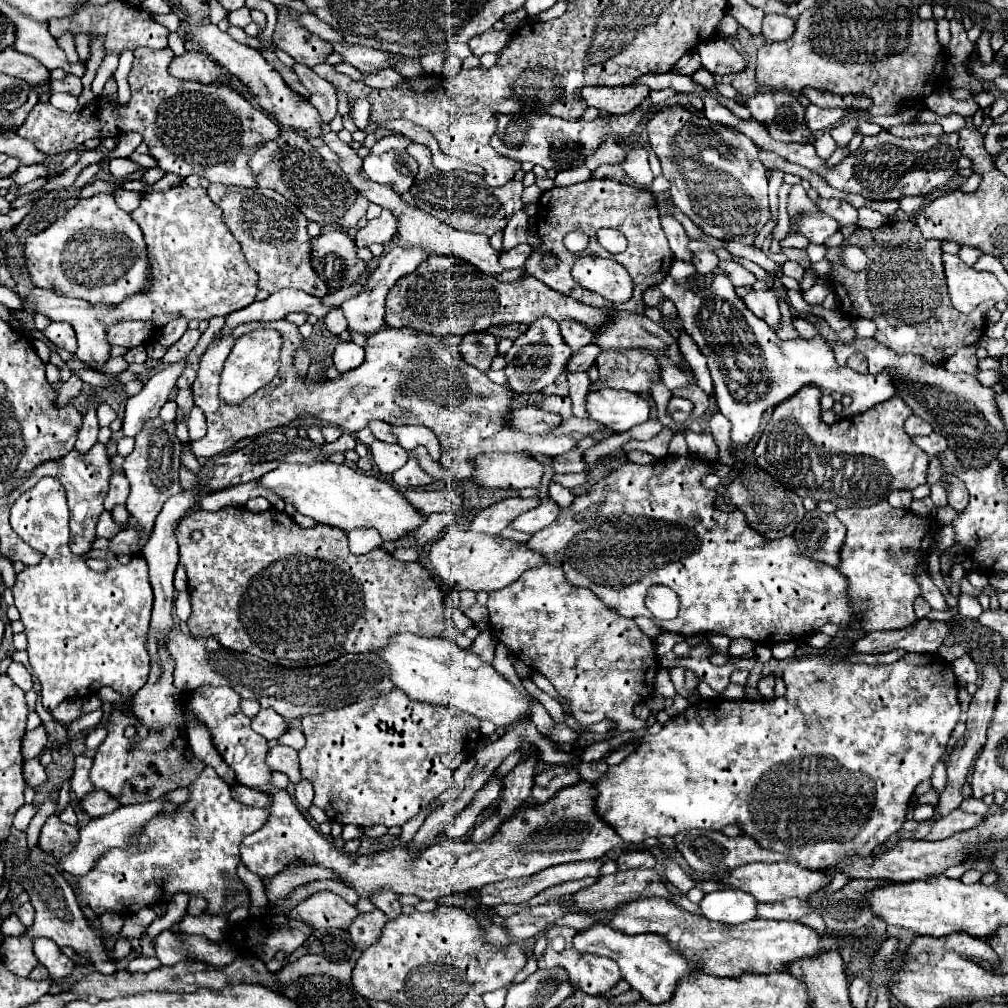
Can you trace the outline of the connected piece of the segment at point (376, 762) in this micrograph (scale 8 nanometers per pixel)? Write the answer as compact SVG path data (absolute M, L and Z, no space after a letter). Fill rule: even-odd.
M399 688L385 696L343 706L339 710L303 716L301 724L307 738L307 744L299 750L301 776L315 788L313 804L319 806L331 820L359 828L375 824L403 826L419 814L419 810L429 806L453 784L455 770L463 760L473 756L481 734L479 720L475 716L459 712L451 706L409 700Z

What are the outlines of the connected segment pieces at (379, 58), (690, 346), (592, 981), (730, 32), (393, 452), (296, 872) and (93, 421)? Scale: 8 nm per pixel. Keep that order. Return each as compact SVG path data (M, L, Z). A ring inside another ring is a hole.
M333 44L335 52L339 52L345 62L353 64L359 72L377 72L381 68L393 68L387 62L387 52L379 52L365 46L349 46L349 44Z
M687 334L679 336L679 348L681 348L685 360L689 362L691 370L693 370L693 374L697 378L697 386L707 396L711 396L713 394L713 386L711 386L711 376L709 376L709 368L707 368L707 358L699 352L699 348L695 348L693 340Z
M553 926L545 932L545 938L547 938L547 948L545 948L545 954L539 962L539 968L565 968L569 978L573 980L575 988L587 992L587 994L605 994L609 992L619 980L619 968L615 966L613 960L607 960L605 956L591 956L589 952L579 952L573 948L573 936L575 936L575 928L569 928L569 926Z
M725 14L723 20L719 22L719 28L717 28L717 34L725 40L731 40L733 36L737 36L737 30L739 30L739 24L737 20L731 16L731 14Z
M391 444L373 446L373 462L383 474L393 474L405 464L405 448Z
M319 866L290 868L277 875L265 887L265 893L270 902L277 901L301 884L321 880L321 878L333 878L333 872Z
M89 408L83 414L83 426L77 434L77 442L75 442L75 450L79 450L81 454L87 454L89 448L93 448L97 444L97 432L99 432L99 424L97 424L97 416L95 410Z

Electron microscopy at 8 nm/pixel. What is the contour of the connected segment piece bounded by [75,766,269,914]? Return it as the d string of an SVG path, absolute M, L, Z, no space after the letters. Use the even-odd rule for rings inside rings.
M209 766L189 786L189 790L191 798L179 808L177 816L155 816L143 826L143 838L137 846L129 850L109 850L87 876L77 878L75 886L81 900L91 906L95 914L103 914L107 910L137 912L155 902L167 902L177 892L185 892L189 896L201 894L209 902L205 910L209 914L227 914L249 900L247 890L233 898L225 898L225 876L235 876L241 840L259 830L267 822L269 812L235 802L231 798L229 784Z

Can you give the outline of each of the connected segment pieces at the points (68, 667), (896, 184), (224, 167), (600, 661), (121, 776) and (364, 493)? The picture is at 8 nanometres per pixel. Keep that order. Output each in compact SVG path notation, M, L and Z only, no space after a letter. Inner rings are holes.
M43 478L35 488L25 492L11 508L11 526L31 548L43 552L43 560L37 566L27 566L17 574L15 582L15 606L25 624L25 636L29 640L29 664L43 688L43 708L53 710L67 698L85 700L97 694L103 686L113 688L121 696L133 696L143 687L149 676L149 654L145 648L147 630L150 627L153 607L153 590L147 580L147 562L143 556L133 556L129 564L121 564L113 552L91 550L83 556L73 554L69 548L70 512L63 486L55 478ZM89 558L101 558L109 562L107 572L93 572L87 566Z
M699 86L699 90L693 90L693 96L699 96L705 104L703 116L707 120L715 120L719 124L727 124L745 136L749 136L761 150L775 152L777 156L785 158L787 162L801 164L819 176L823 176L833 188L843 192L861 194L867 200L899 200L903 196L919 196L919 194L931 194L937 188L945 186L949 178L957 172L957 160L961 156L957 148L959 134L941 134L941 136L919 136L919 138L897 138L887 130L881 130L877 136L865 136L861 146L847 156L841 164L835 168L827 168L827 160L819 158L815 152L815 146L805 144L791 144L791 142L777 142L771 140L767 128L759 124L757 120L741 120L737 118L727 106L719 104L711 94L707 94L705 88Z
M169 46L163 50L139 48L135 50L133 68L129 72L133 96L127 104L121 106L117 100L97 100L73 114L61 112L49 102L37 104L17 134L31 140L47 154L63 154L79 148L87 138L113 138L139 132L149 146L149 154L157 158L159 168L165 172L183 178L199 174L209 182L221 182L225 186L257 188L255 174L249 168L251 152L255 152L259 144L275 140L281 132L279 126L229 86L173 78L167 72L173 56Z
M553 564L531 568L523 572L521 578L515 580L515 584L491 592L487 600L487 610L489 624L497 640L505 644L521 662L525 662L533 670L539 670L561 696L571 700L575 720L587 726L609 718L619 724L619 734L625 730L645 728L645 722L633 716L633 706L653 694L655 650L651 638L641 632L635 620L623 618L607 608L589 588L569 584L563 576L563 570L555 568Z
M119 708L111 712L105 728L107 740L97 748L91 782L97 790L107 790L123 806L157 800L175 788L191 784L191 780L195 780L195 776L205 768L205 764L191 752L185 730L183 736L175 736L175 732L147 732L147 728L139 728L139 724L135 724L127 712L119 712ZM127 726L137 728L133 738L125 736Z
M279 464L279 468L265 474L259 482L265 488L277 492L285 502L291 500L297 512L311 516L319 524L337 526L345 532L355 528L375 528L383 540L397 542L407 538L425 522L425 516L391 484L353 470L345 464Z

